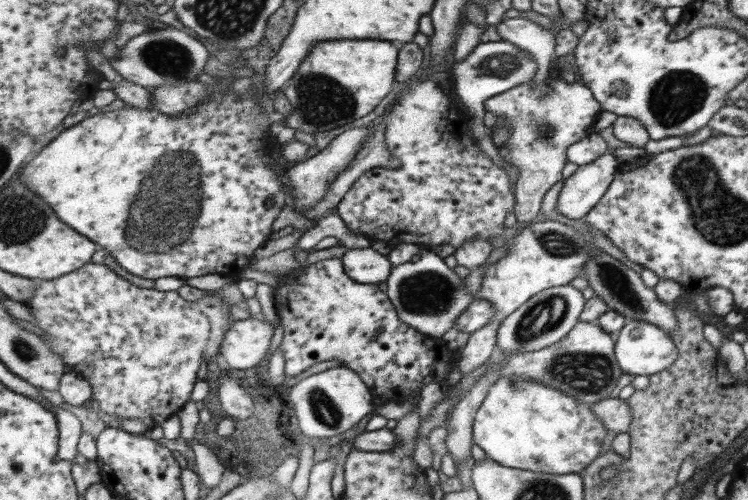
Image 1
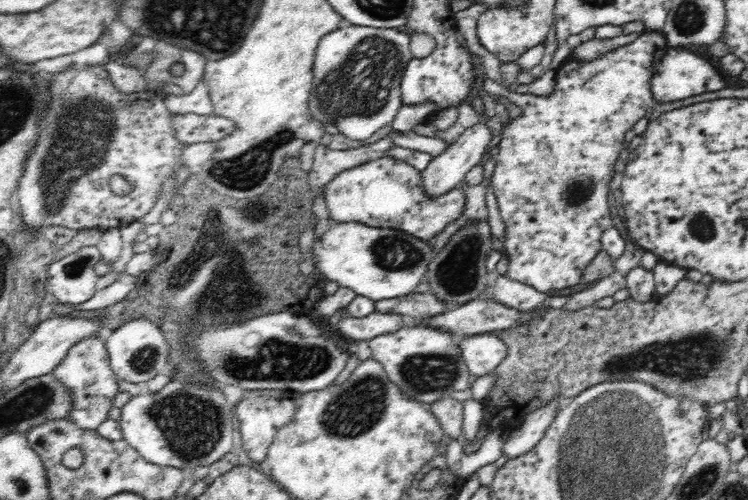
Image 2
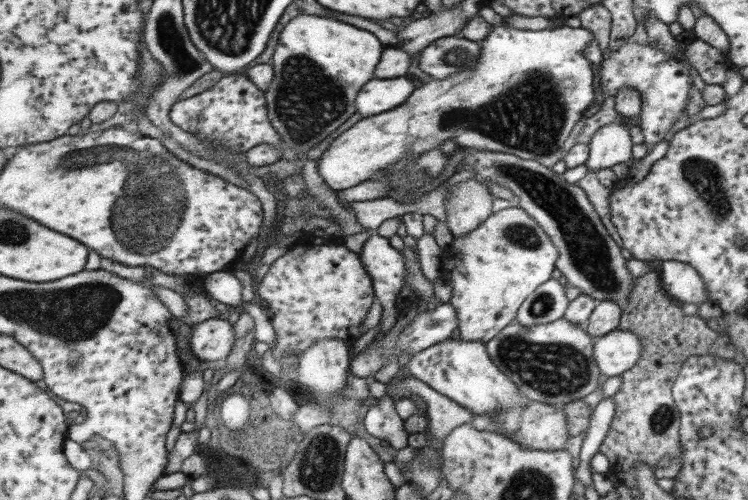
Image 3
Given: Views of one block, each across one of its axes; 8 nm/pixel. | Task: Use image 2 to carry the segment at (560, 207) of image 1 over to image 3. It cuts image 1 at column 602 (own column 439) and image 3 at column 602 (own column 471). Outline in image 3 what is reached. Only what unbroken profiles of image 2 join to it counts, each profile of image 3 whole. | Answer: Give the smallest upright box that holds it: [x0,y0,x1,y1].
[585,119,634,173]

